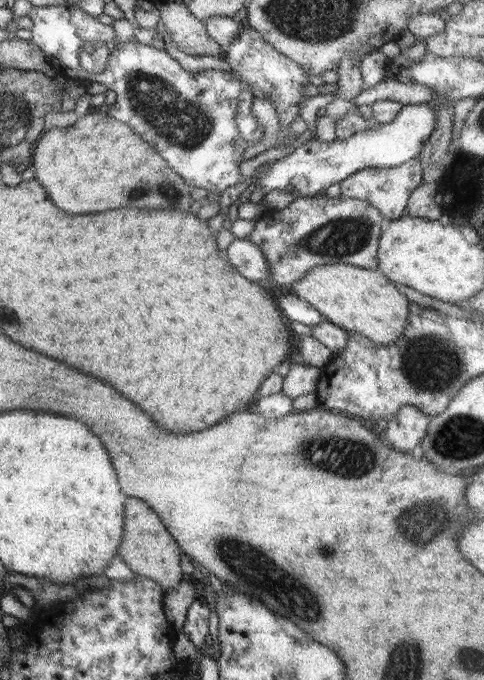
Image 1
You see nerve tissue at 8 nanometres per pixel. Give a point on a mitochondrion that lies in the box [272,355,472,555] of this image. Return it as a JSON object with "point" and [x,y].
{"point":[327,454]}

